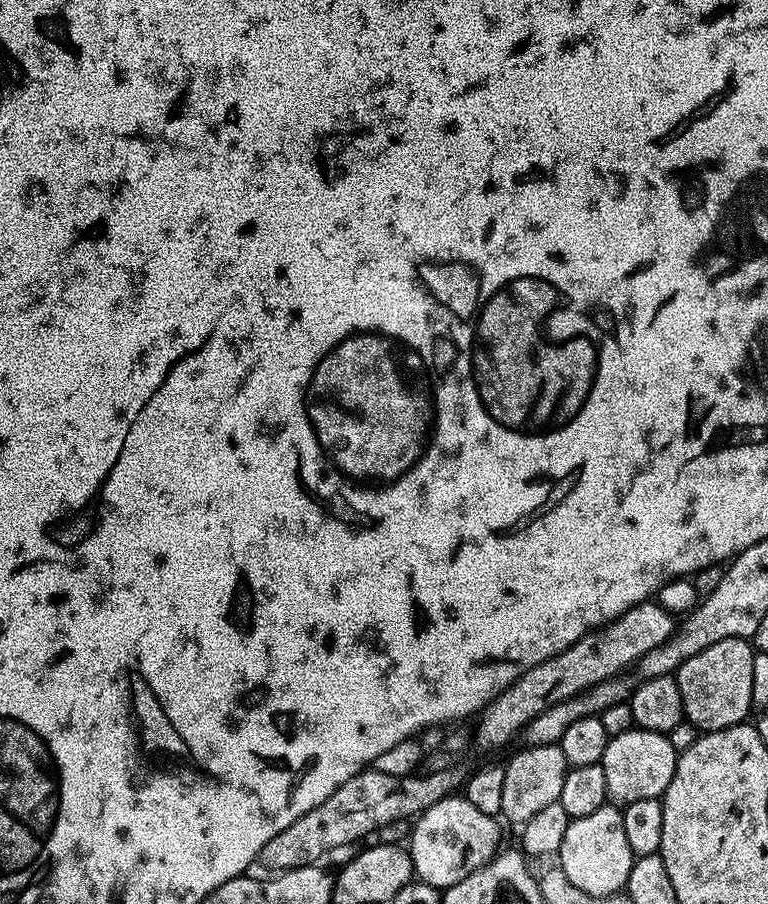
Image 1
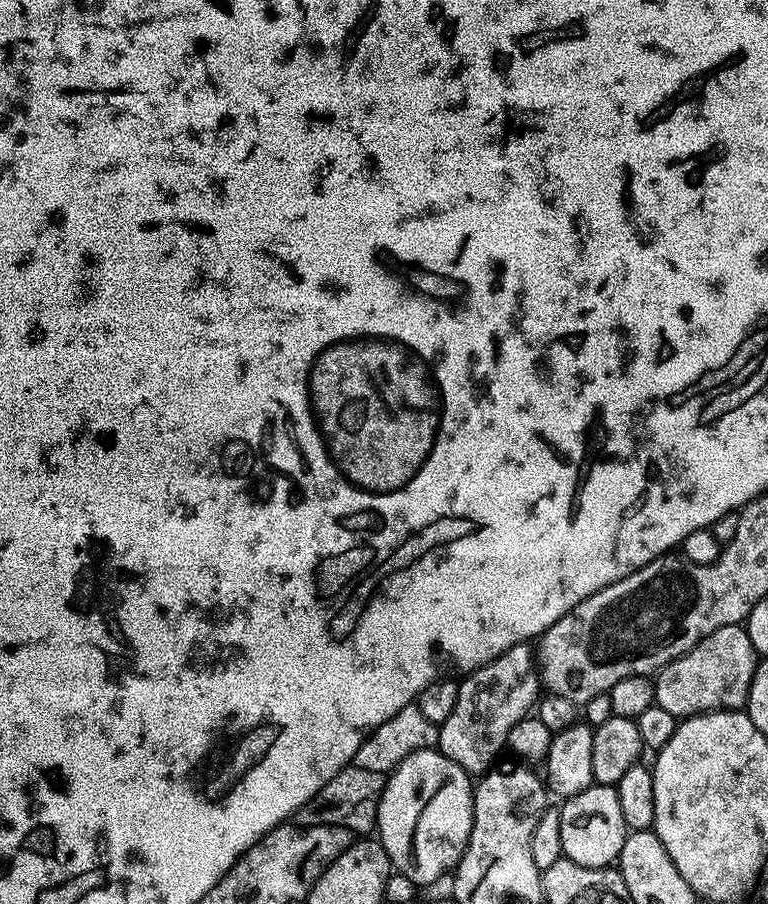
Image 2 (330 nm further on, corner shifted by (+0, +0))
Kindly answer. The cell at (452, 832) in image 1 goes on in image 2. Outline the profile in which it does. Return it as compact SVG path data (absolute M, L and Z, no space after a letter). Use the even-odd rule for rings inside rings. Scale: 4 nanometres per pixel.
M428 749L415 752L399 764L391 773L377 808L375 831L381 846L392 860L397 873L417 886L432 884L443 872L451 873L468 849L468 839L472 829L473 777L463 772L455 762L446 758L439 750Z

